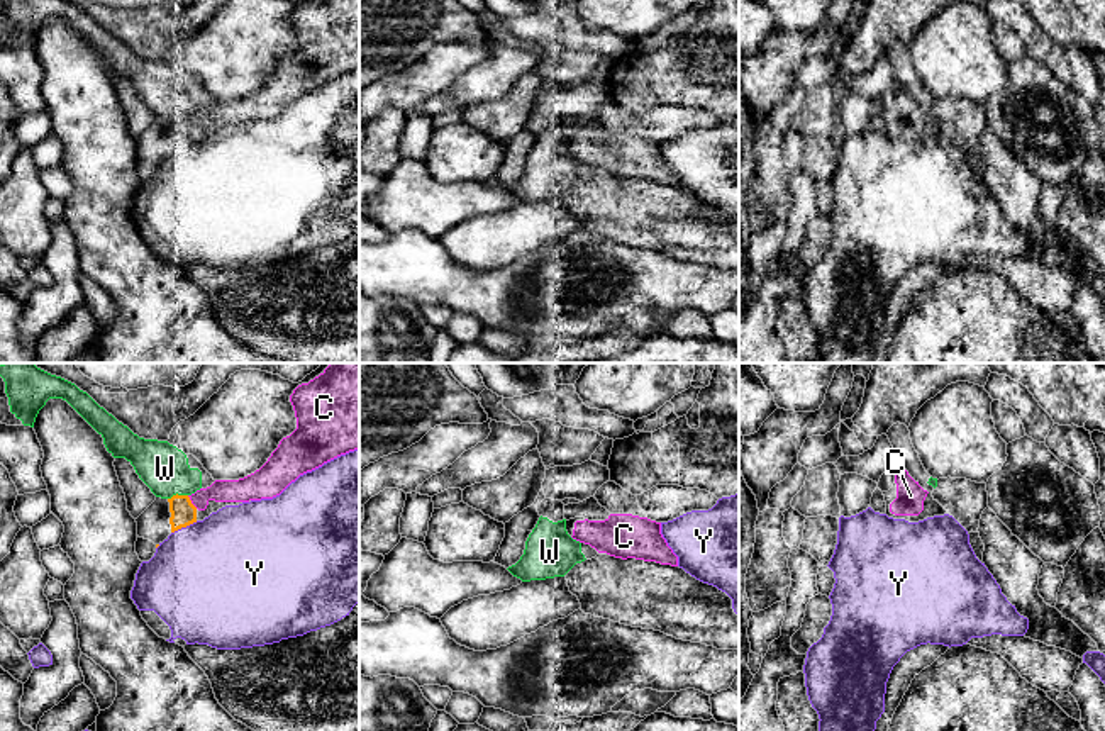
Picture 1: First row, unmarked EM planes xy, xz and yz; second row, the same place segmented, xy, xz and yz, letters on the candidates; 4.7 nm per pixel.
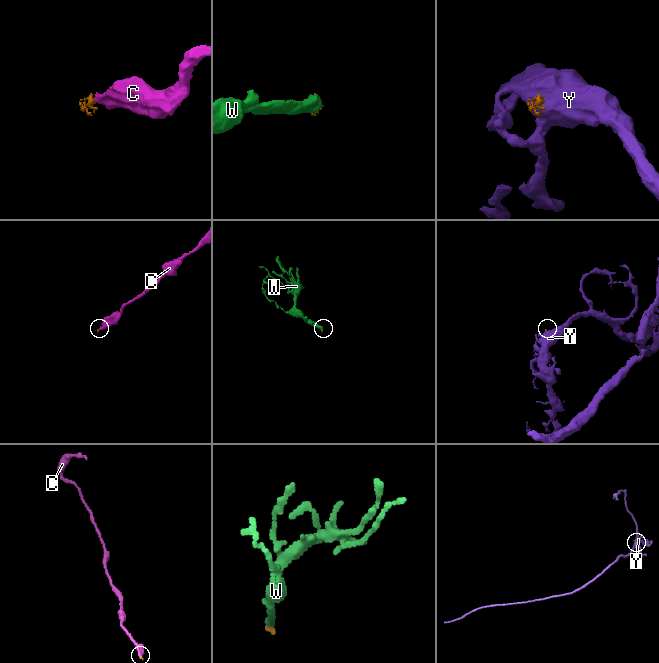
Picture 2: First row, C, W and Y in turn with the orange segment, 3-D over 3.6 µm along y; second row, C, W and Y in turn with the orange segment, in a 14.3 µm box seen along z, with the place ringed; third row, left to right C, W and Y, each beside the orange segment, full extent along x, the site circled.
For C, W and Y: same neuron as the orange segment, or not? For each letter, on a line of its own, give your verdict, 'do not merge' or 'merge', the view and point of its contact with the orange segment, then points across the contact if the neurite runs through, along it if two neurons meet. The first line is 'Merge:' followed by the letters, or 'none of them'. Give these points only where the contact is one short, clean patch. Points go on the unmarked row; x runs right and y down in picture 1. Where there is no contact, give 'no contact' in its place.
Merge: C
C: merge; meets orange in xy at (190, 122)
W: do not merge; meets orange in xy at (177, 114)
Y: do not merge; meets orange in xy at (183, 146)

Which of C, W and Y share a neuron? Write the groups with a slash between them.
C / W / Y

